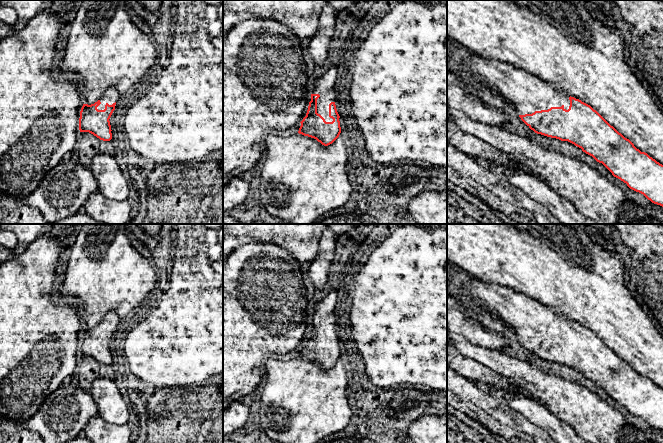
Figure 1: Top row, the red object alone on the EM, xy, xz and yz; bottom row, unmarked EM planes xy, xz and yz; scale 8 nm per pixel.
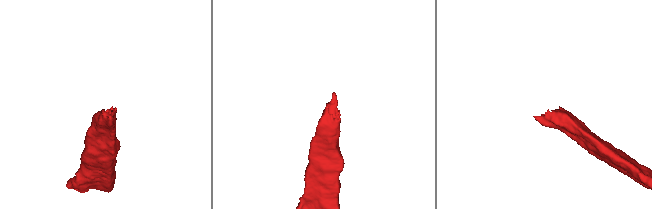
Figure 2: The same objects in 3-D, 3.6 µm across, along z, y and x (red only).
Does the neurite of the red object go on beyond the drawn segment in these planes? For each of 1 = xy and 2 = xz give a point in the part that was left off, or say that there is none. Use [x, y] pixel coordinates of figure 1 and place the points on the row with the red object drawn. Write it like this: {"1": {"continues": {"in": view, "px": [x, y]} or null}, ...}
{"1": {"continues": {"in": "xy", "px": [111, 95]}}, "2": {"continues": {"in": "xz", "px": [325, 85]}}}

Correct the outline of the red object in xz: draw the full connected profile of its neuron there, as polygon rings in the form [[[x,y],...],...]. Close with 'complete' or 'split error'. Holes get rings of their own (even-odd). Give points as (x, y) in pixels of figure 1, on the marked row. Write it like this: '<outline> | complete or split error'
[[[330,66],[320,78],[312,81],[311,101],[298,131],[324,146],[332,144],[341,133],[340,116],[335,105],[337,75],[337,67]]] | split error

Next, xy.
[[[113,87],[105,91],[94,104],[83,104],[80,111],[79,130],[89,132],[103,141],[112,139],[110,117],[115,110],[120,93]]] | split error

